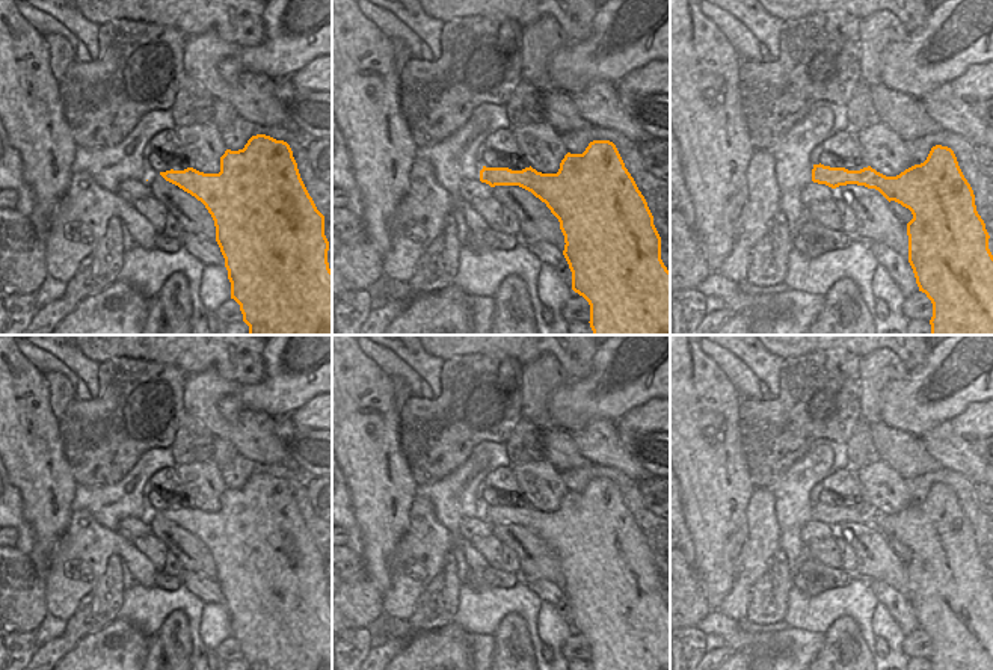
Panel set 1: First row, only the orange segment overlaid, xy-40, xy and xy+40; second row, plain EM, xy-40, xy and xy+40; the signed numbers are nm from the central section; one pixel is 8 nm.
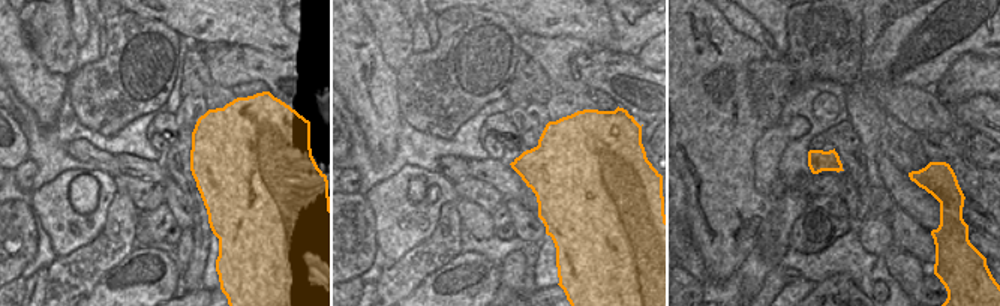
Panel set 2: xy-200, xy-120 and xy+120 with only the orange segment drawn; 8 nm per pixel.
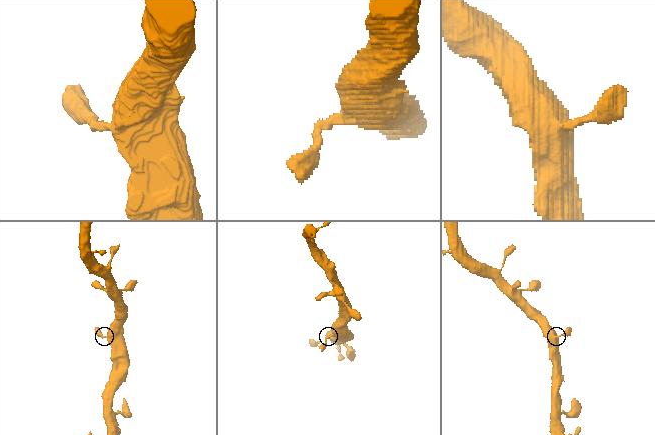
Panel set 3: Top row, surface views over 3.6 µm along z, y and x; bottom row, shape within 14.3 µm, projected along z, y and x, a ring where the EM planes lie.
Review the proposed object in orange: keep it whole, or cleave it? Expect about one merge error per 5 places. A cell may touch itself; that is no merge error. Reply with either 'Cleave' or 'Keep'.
Keep.

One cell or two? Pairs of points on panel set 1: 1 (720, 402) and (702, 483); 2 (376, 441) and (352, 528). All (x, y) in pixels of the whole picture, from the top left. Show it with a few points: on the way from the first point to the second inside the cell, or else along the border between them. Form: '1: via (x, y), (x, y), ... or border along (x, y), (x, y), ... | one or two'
1: via (700, 421), (702, 464) | one
2: border along (347, 485), (364, 554) | two

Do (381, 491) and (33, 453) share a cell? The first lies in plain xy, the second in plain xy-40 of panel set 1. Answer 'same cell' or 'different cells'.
same cell

